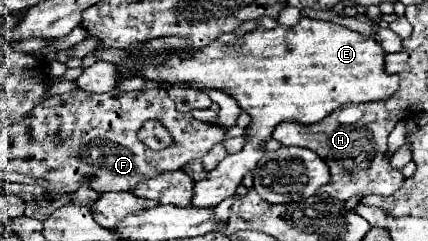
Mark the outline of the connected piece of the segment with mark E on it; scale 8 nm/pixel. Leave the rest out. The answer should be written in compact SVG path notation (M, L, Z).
M302 17L298 25L284 27L278 25L276 29L258 27L256 31L242 37L236 43L220 43L212 41L210 45L188 51L190 57L180 59L180 39L178 37L164 37L154 39L150 43L138 45L136 49L126 49L126 57L116 63L118 79L142 77L144 81L156 81L160 85L184 85L190 89L218 89L230 95L242 111L252 117L252 125L246 129L250 139L270 139L272 131L282 121L298 121L304 125L318 123L332 111L348 103L368 103L368 101L382 101L394 95L398 89L398 75L388 75L384 71L384 49L372 39L362 37L356 31L350 31L338 23L330 21L316 21Z

